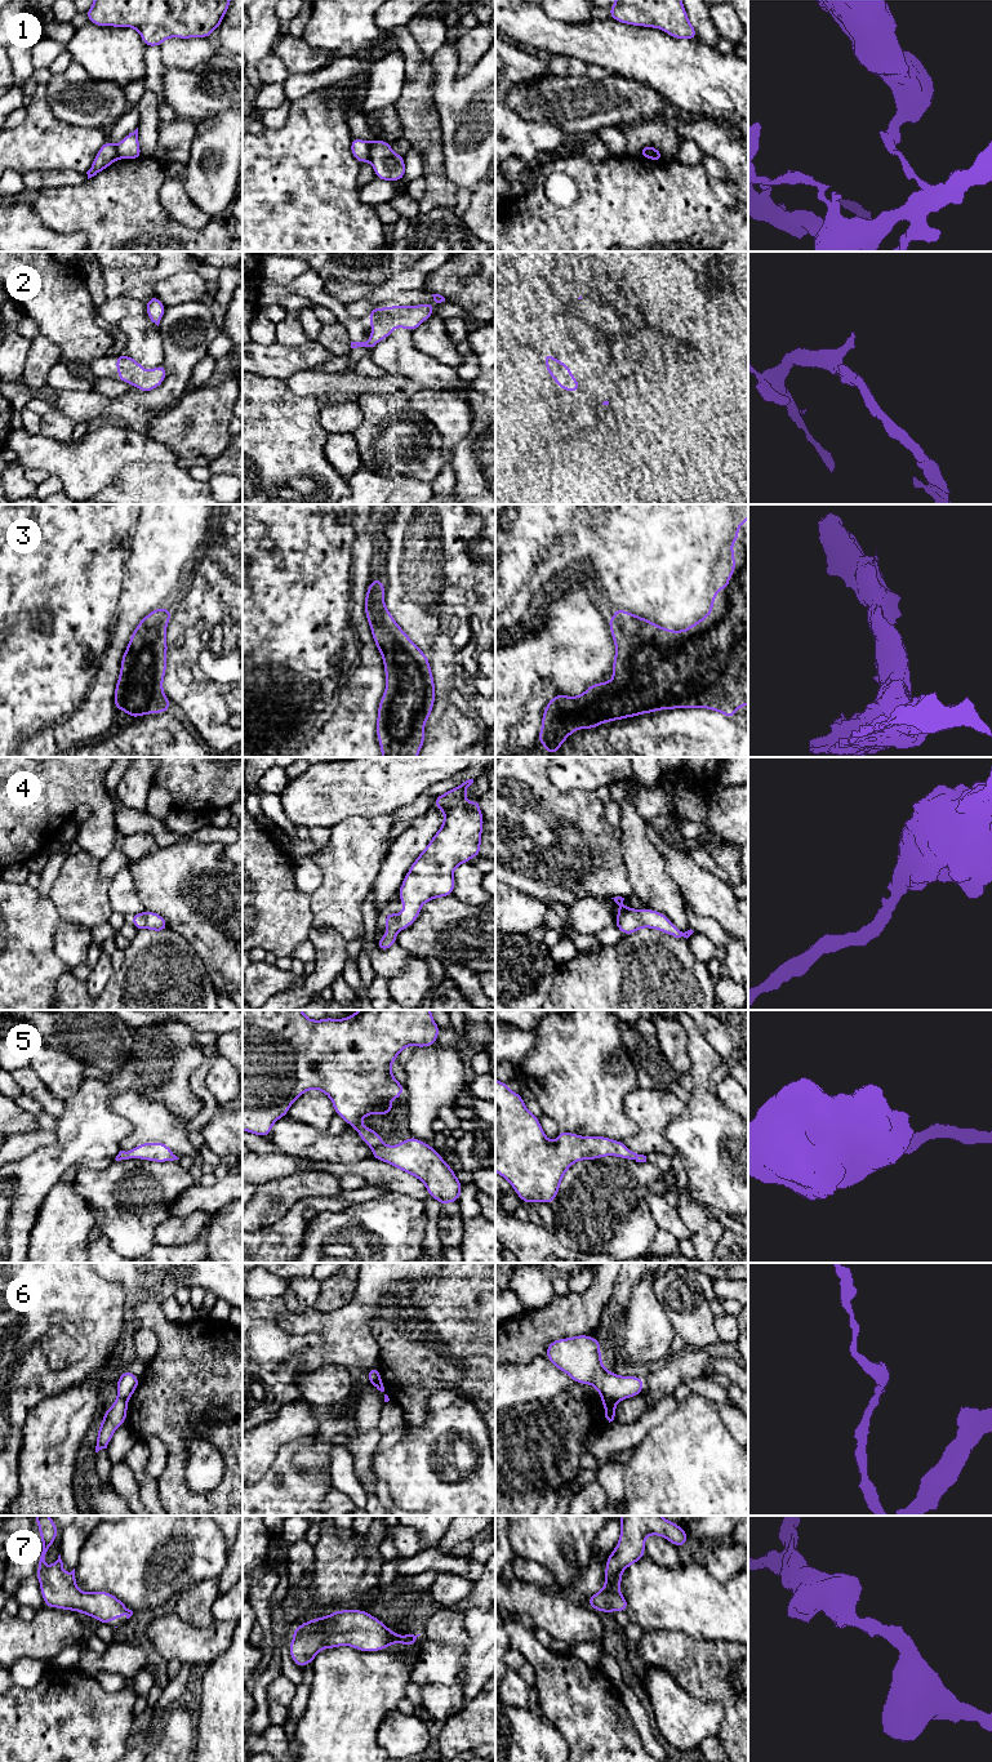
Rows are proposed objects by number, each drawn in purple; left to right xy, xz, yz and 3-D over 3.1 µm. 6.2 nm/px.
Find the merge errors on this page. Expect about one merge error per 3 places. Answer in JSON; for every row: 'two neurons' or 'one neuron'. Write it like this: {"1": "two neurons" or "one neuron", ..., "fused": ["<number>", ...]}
{"1": "two neurons", "2": "one neuron", "3": "one neuron", "4": "one neuron", "5": "one neuron", "6": "two neurons", "7": "one neuron", "fused": ["1", "6"]}

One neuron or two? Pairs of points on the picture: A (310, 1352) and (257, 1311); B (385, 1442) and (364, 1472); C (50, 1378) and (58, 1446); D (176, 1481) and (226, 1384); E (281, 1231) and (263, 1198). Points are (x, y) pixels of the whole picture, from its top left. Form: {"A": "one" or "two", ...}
{"A": "one", "B": "two", "C": "two", "D": "one", "E": "two"}

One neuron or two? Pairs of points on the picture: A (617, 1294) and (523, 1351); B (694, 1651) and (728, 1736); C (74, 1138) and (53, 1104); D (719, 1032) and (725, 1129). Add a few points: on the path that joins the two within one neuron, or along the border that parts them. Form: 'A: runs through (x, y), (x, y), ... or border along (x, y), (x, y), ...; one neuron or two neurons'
A: border along (618, 1276), (610, 1295); two neurons
B: runs through (714, 1672), (732, 1691), (732, 1716); one neuron
C: border along (65, 1100), (65, 1108), (56, 1117); two neurons
D: border along (701, 1032), (723, 1058); two neurons

